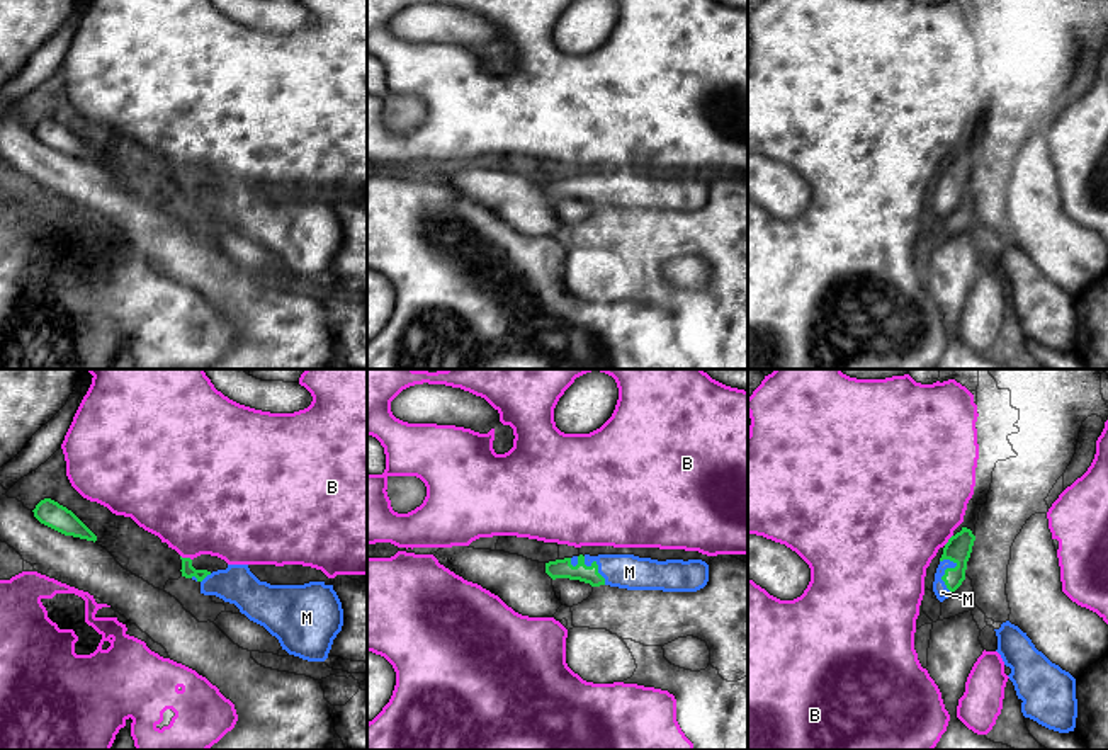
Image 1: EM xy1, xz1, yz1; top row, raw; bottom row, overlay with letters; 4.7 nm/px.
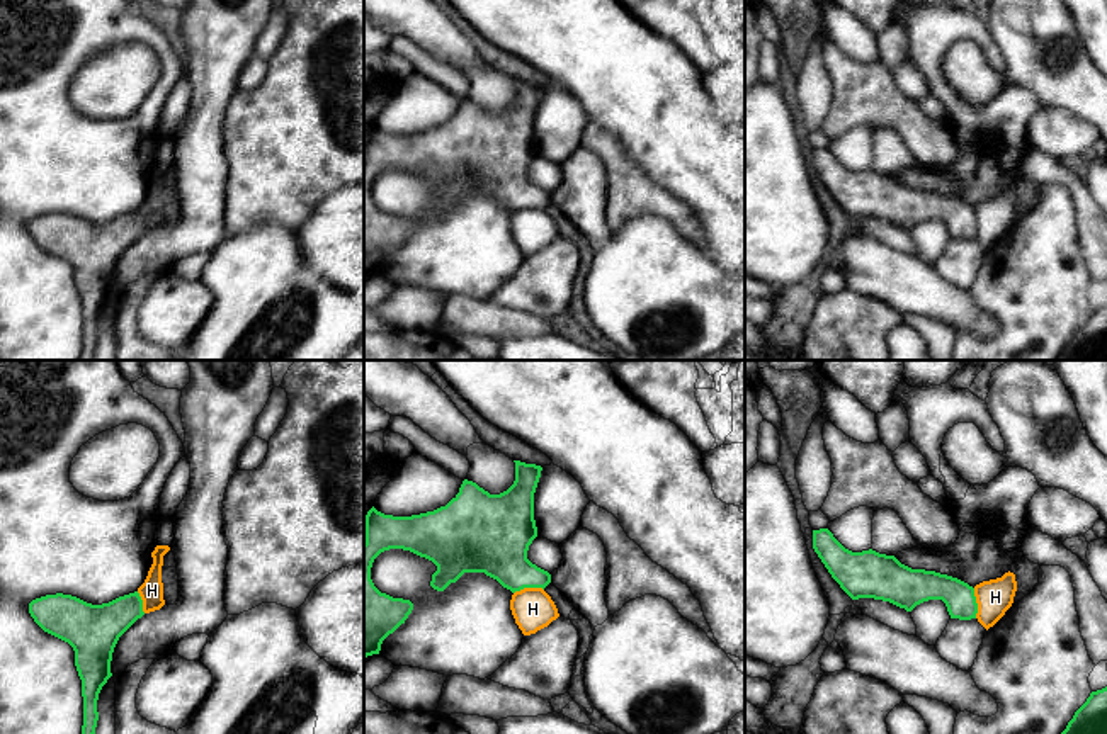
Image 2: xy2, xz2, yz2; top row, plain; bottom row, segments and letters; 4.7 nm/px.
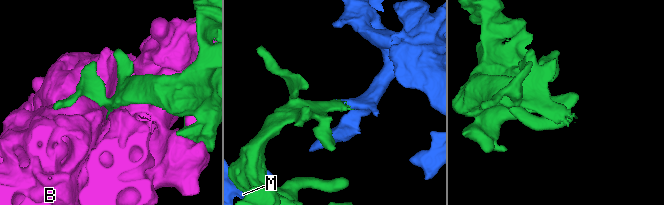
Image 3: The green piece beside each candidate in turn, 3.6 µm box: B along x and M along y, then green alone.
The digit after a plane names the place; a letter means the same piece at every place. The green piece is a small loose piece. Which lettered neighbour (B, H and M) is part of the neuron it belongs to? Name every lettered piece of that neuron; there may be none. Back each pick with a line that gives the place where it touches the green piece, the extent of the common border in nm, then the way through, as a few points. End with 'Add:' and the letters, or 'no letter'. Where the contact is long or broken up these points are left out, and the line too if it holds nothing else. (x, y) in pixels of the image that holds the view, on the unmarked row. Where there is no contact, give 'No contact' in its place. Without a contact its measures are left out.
M: Touches green at yz1 (945, 189). Shared border 170 nm. Path across: yz1 (959, 165), (955, 184), (945, 189), (942, 211)
Add: M

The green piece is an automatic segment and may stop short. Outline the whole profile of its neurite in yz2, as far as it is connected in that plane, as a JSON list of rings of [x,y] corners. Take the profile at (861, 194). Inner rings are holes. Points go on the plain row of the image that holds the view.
[[[828,148],[813,150],[813,168],[852,219],[883,219],[906,231],[923,221],[942,219],[951,238],[976,238],[974,207],[957,197],[911,189],[894,175],[879,173],[872,168],[852,172]]]

